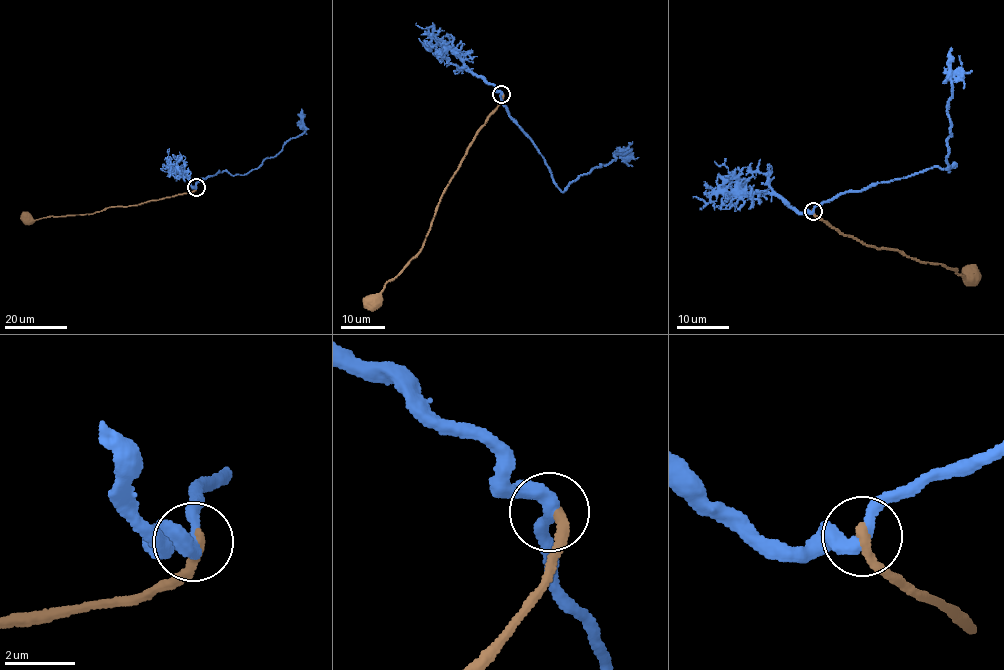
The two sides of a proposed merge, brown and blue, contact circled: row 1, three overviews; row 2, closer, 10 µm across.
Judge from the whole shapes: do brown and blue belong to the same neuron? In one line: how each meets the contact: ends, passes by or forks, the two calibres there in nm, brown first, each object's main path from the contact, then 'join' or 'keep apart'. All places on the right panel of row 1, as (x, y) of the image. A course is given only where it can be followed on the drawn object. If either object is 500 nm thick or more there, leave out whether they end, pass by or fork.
brown ends; blue passes by; calibres 280 and 360 nm; course brown (813, 211), (842, 234), (866, 244), (901, 251), (971, 277); course blue (812, 211), (845, 192), (956, 165), (946, 169), (952, 136), (947, 109), (953, 95), (951, 47); keep apart

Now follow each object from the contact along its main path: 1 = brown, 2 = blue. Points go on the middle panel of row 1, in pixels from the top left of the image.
1: (502, 93), (500, 104), (477, 133), (441, 199), (423, 247), (390, 279), (372, 302)
2: (501, 93), (511, 117), (543, 157), (562, 191), (580, 175), (608, 165), (615, 154), (631, 149), (614, 153)

